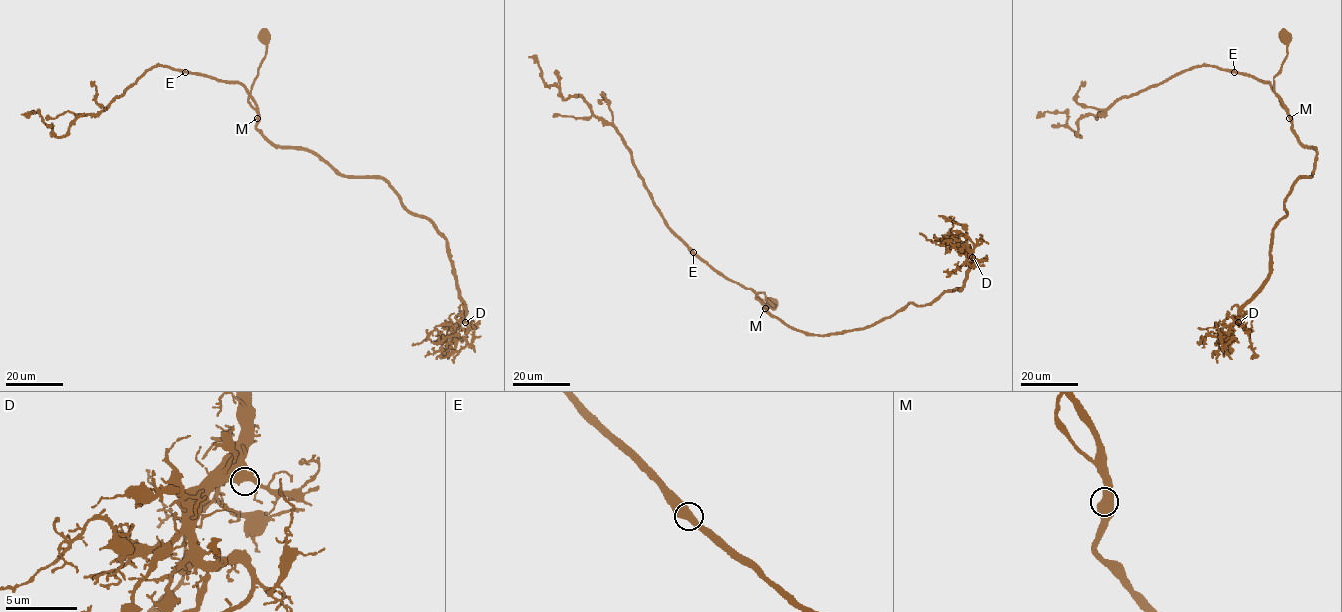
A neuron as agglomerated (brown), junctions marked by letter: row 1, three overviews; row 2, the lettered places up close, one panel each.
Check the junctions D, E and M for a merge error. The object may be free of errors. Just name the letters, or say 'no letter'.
no letter

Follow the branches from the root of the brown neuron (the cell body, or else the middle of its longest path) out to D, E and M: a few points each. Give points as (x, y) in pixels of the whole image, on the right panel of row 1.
D: (1285, 36), (1273, 89), (1298, 139), (1316, 151), (1315, 168), (1285, 201), (1269, 278), (1238, 322)
E: (1285, 36), (1287, 54), (1273, 78), (1275, 93), (1269, 82), (1234, 72)
M: (1285, 36), (1287, 54), (1273, 78), (1273, 89), (1289, 118)

